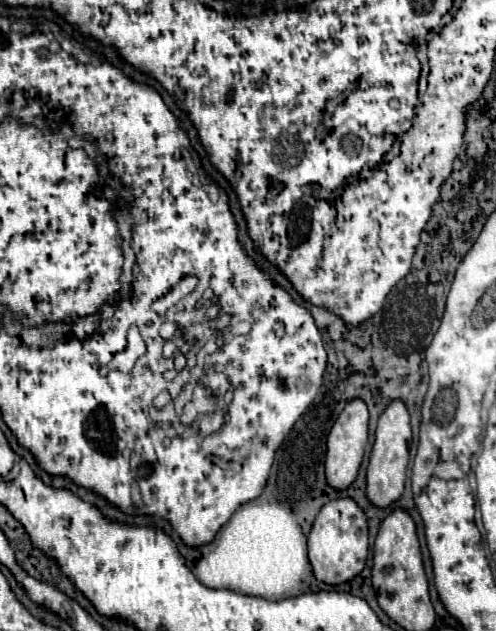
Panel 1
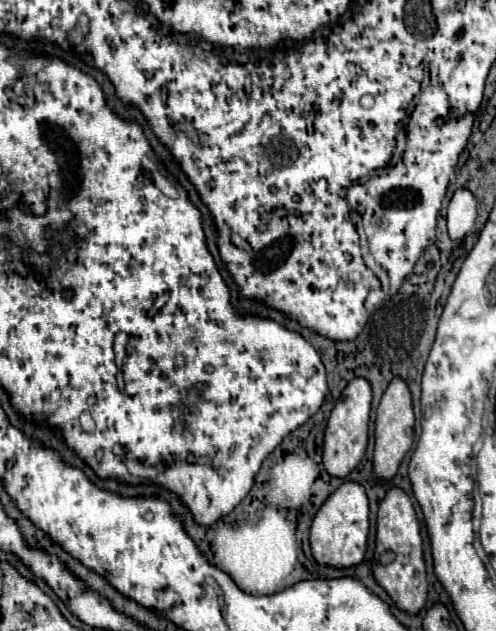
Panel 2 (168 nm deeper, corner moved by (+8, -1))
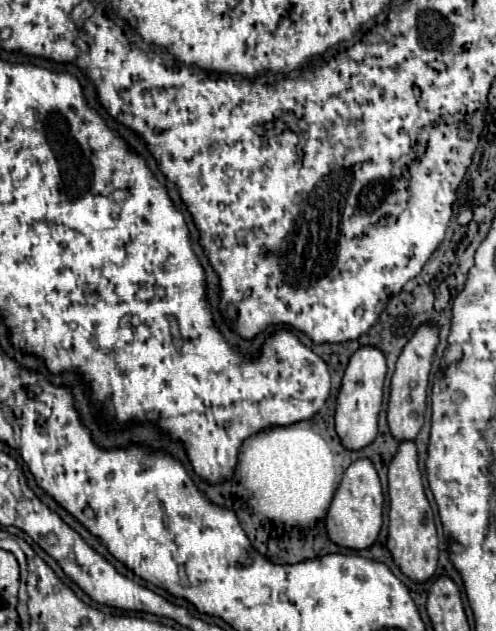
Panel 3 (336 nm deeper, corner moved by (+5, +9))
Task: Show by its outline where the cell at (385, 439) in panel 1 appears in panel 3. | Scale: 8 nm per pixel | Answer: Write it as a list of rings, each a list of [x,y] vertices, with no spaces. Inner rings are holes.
[[[420,326],[416,330],[416,336],[412,336],[412,340],[404,346],[398,362],[396,362],[396,370],[392,374],[390,380],[390,400],[388,400],[388,410],[386,410],[386,418],[388,418],[388,426],[390,426],[390,434],[398,440],[414,440],[418,430],[422,428],[424,422],[424,412],[426,412],[426,386],[428,386],[428,370],[432,364],[432,356],[434,356],[434,348],[438,344],[438,332],[436,326]]]

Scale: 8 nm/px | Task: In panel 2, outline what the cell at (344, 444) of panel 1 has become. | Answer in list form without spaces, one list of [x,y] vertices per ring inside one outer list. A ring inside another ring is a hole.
[[[353,378],[347,388],[343,390],[339,402],[335,404],[327,430],[325,430],[325,444],[323,444],[323,466],[331,476],[345,478],[365,456],[367,442],[369,442],[369,412],[371,412],[371,384],[367,378]]]

